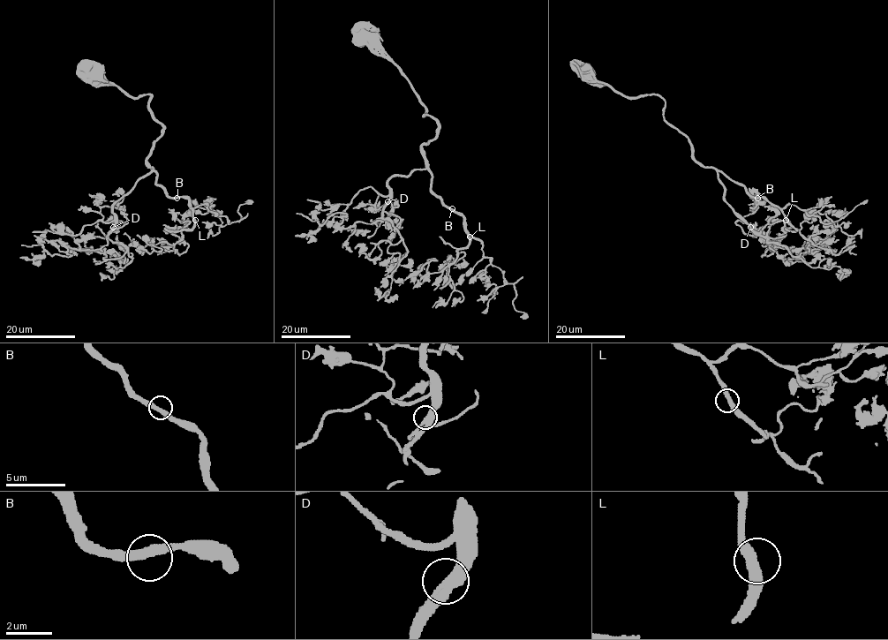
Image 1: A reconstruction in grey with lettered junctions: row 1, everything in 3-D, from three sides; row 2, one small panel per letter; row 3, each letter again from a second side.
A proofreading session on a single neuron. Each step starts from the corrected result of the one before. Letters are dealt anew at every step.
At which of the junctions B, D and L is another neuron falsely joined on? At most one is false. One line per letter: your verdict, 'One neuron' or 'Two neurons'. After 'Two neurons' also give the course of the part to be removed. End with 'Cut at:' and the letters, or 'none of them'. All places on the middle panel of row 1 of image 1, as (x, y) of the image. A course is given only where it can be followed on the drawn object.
B: One neuron
D: One neuron
L: One neuron
Cut at: none of them

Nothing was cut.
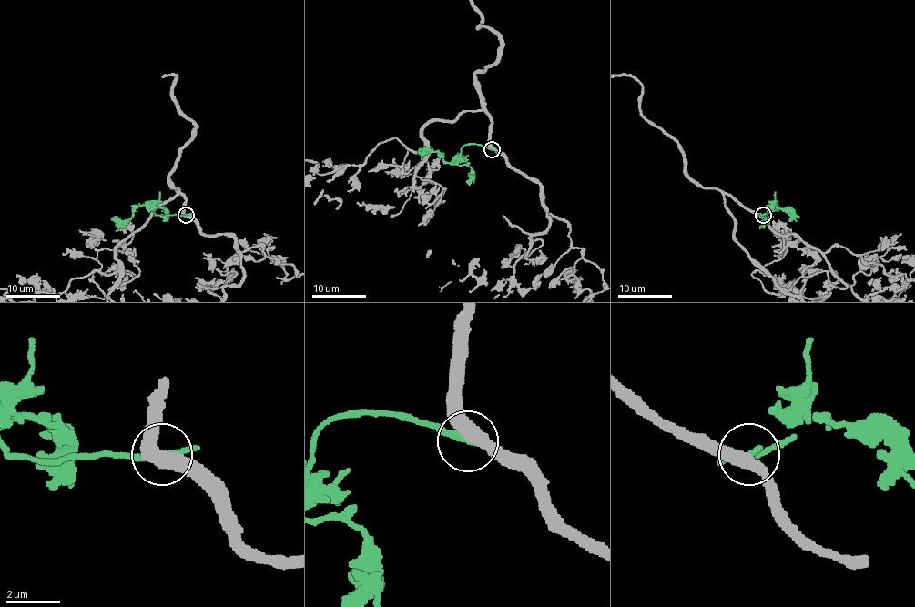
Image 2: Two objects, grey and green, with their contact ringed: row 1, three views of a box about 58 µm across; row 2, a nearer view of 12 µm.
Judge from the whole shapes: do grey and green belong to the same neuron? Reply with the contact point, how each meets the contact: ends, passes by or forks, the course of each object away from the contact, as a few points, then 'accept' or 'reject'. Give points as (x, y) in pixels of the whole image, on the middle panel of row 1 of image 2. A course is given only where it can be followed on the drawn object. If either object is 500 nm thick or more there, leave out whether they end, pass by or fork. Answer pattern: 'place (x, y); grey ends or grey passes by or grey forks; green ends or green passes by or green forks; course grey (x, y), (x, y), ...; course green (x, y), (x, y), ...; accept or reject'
place (492, 149); grey passes by; green passes by; course grey (491, 149), (491, 118), (475, 75), (498, 57), (501, 38), (479, 27), (480, 13); course green (491, 149), (476, 144), (465, 145), (462, 147), (460, 156), (451, 162), (437, 152), (417, 153); accept

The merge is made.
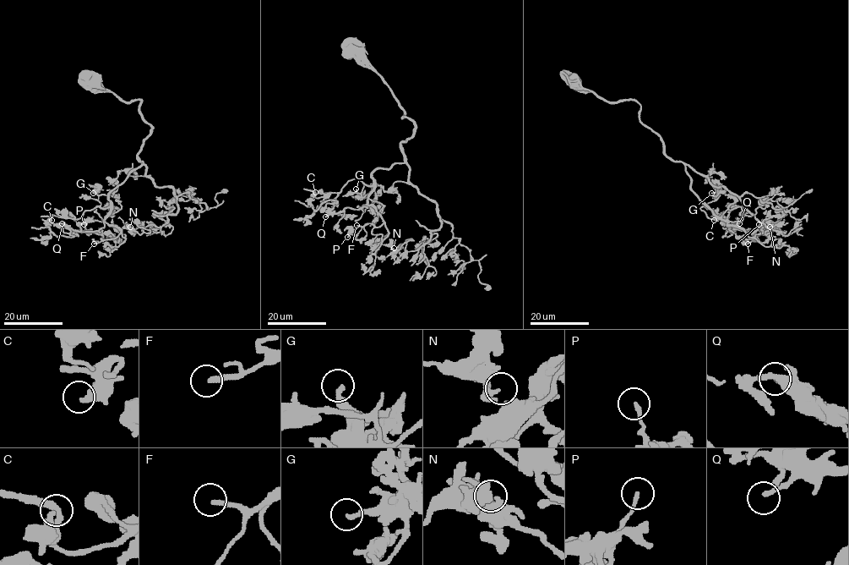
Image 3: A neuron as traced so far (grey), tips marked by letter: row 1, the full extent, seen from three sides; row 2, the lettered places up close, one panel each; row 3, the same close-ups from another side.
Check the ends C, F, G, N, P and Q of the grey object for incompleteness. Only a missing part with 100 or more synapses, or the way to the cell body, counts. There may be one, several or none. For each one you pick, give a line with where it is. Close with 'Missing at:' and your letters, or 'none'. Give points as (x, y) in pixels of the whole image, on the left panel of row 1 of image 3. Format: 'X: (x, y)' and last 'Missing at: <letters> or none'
F: (94, 244)
Missing at: F

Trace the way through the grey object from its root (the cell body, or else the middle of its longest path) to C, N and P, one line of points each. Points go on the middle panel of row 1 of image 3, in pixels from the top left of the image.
C: (351, 51), (415, 133), (400, 144), (405, 161), (377, 168), (371, 185), (355, 178), (339, 192), (315, 192)
N: (351, 51), (415, 125), (400, 144), (405, 161), (377, 168), (367, 195), (388, 229), (380, 242), (394, 248)
P: (351, 51), (415, 133), (400, 144), (404, 162), (372, 173), (367, 204), (383, 222), (347, 237)

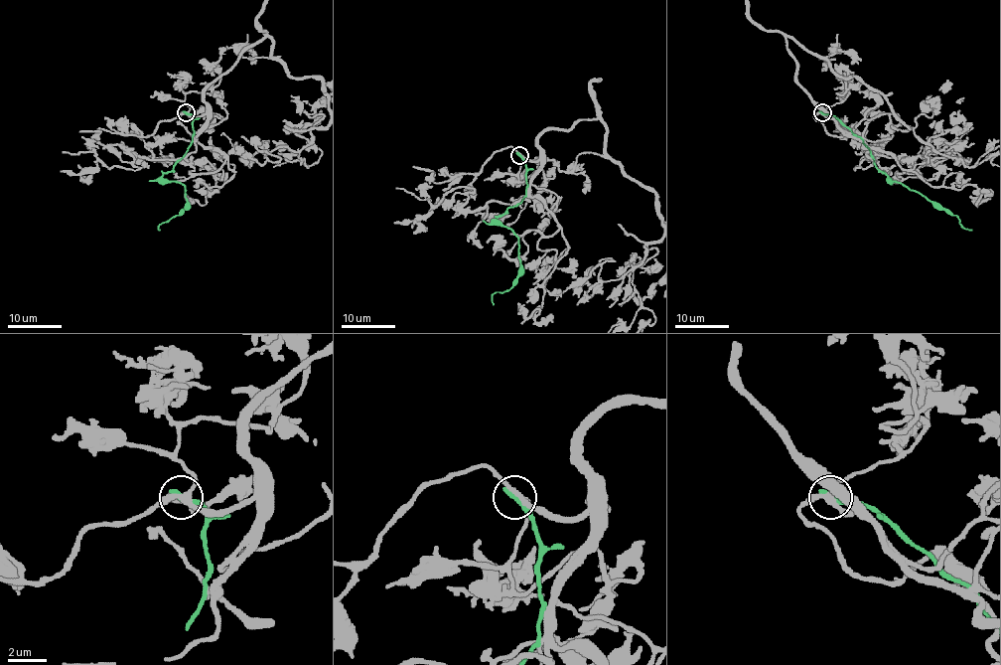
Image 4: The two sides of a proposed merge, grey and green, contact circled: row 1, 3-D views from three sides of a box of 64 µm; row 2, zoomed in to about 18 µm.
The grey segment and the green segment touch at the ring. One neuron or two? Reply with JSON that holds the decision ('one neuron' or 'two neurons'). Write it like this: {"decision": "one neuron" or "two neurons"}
{"decision": "two neurons"}

